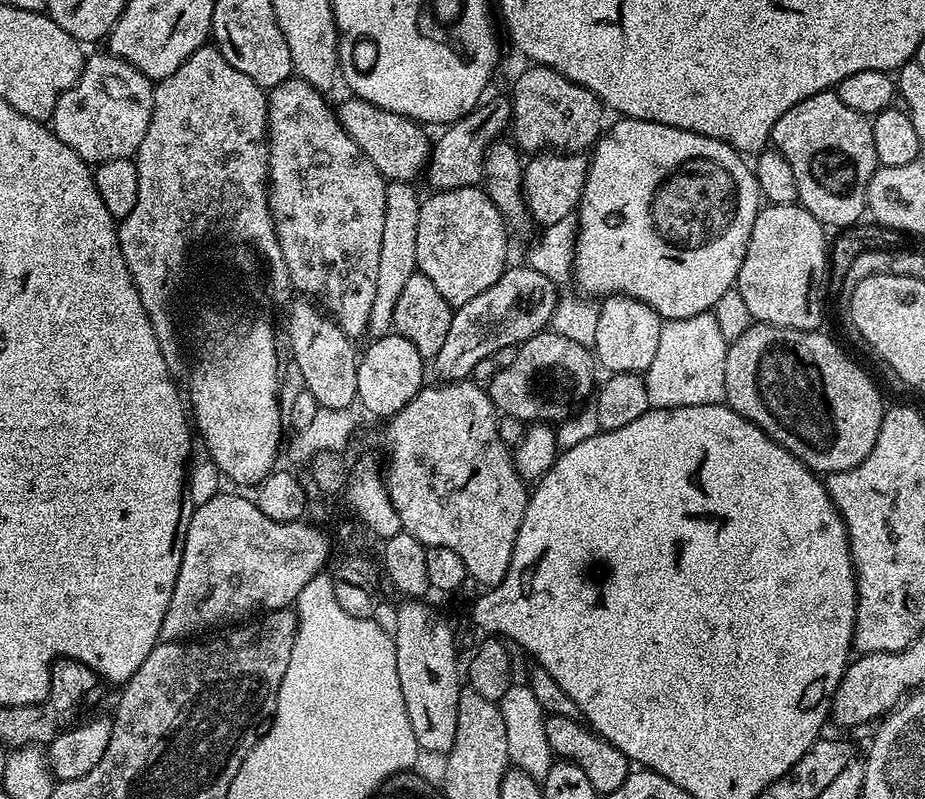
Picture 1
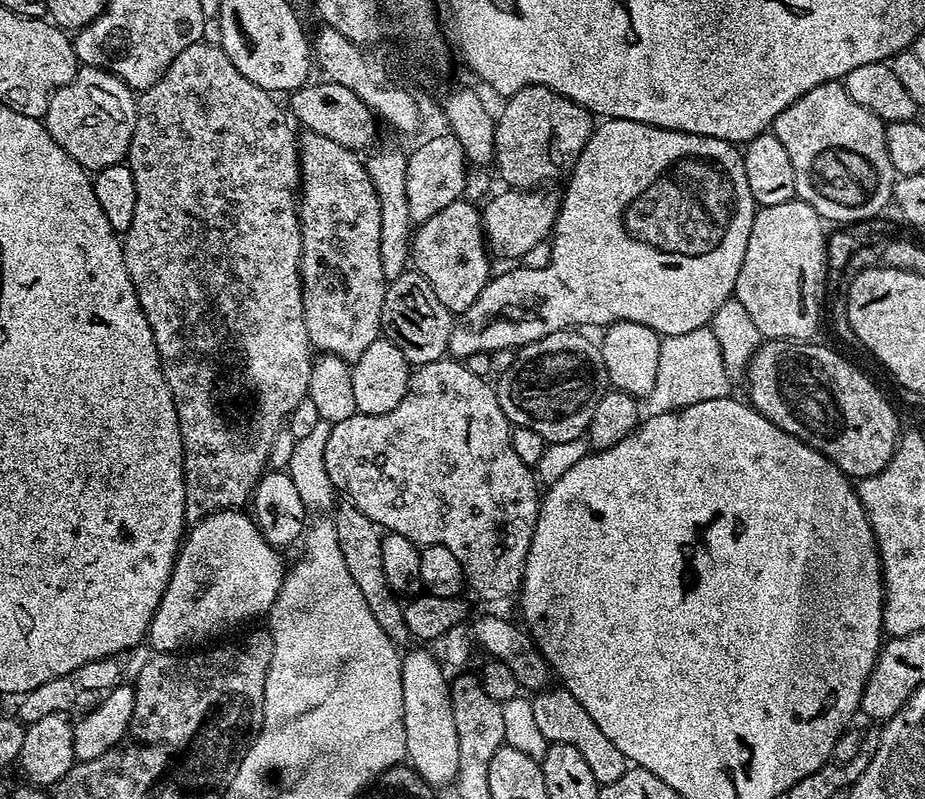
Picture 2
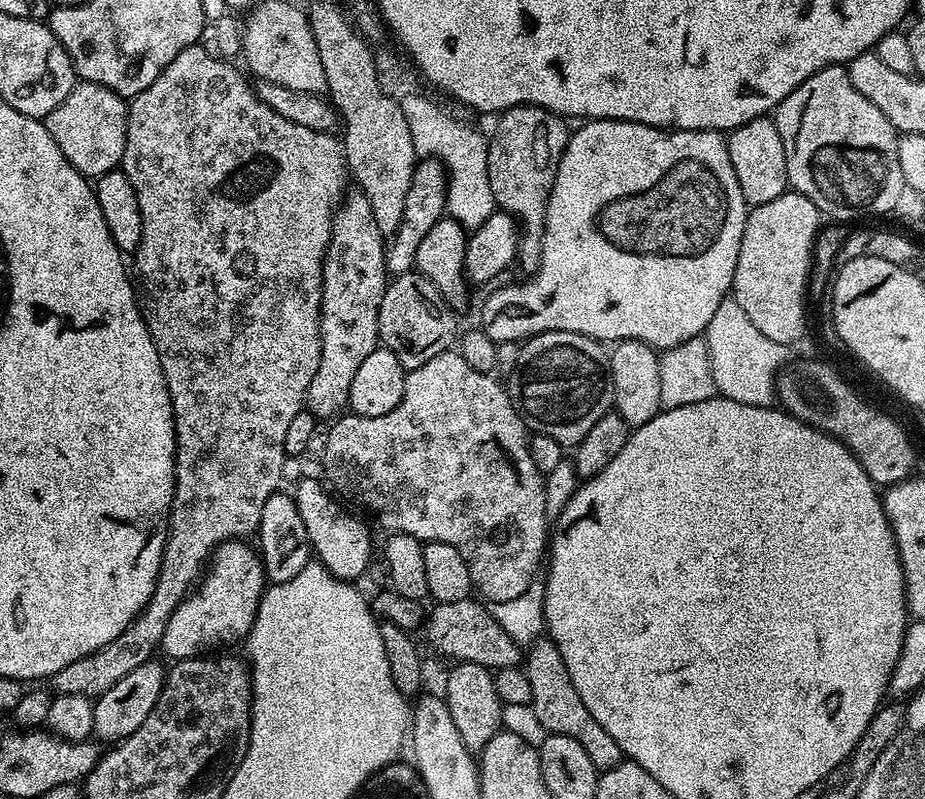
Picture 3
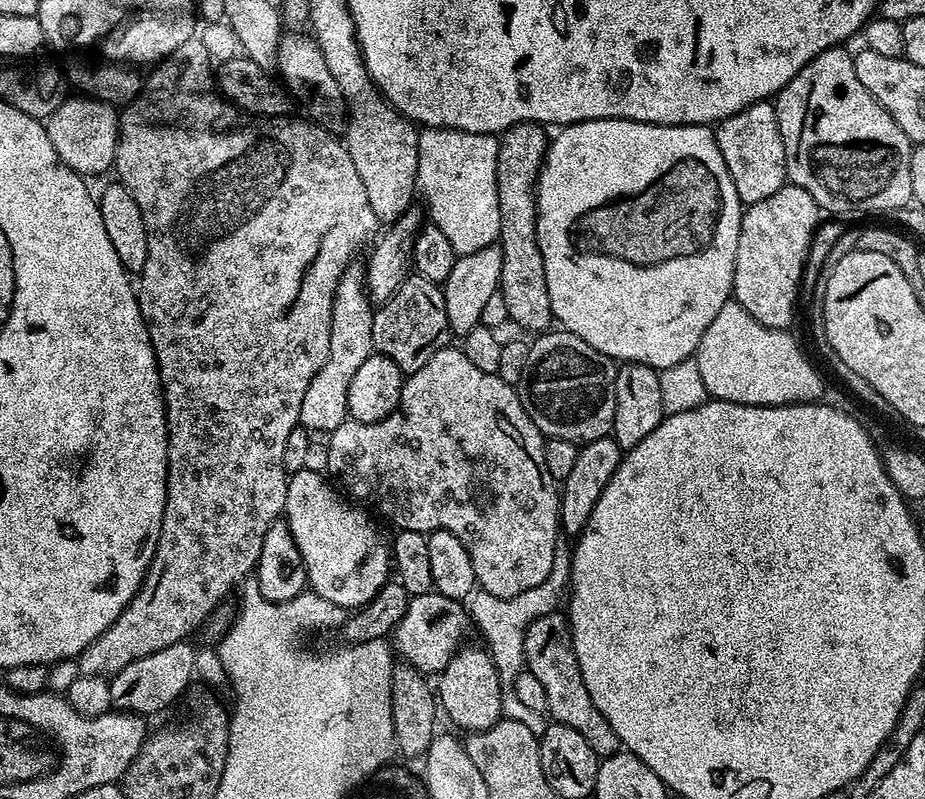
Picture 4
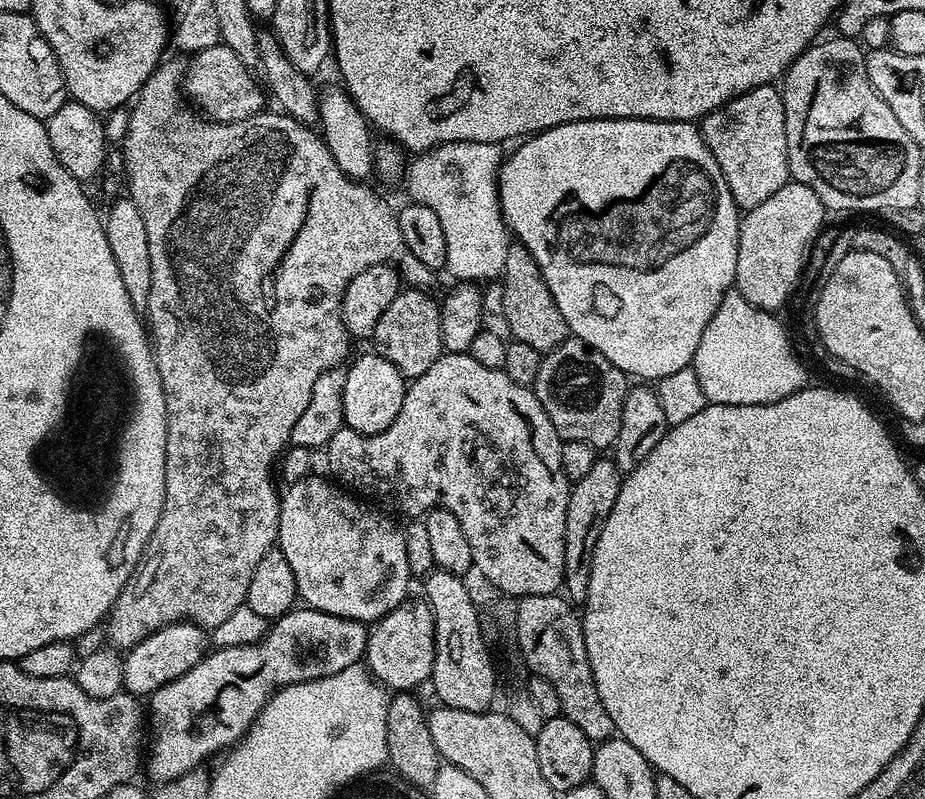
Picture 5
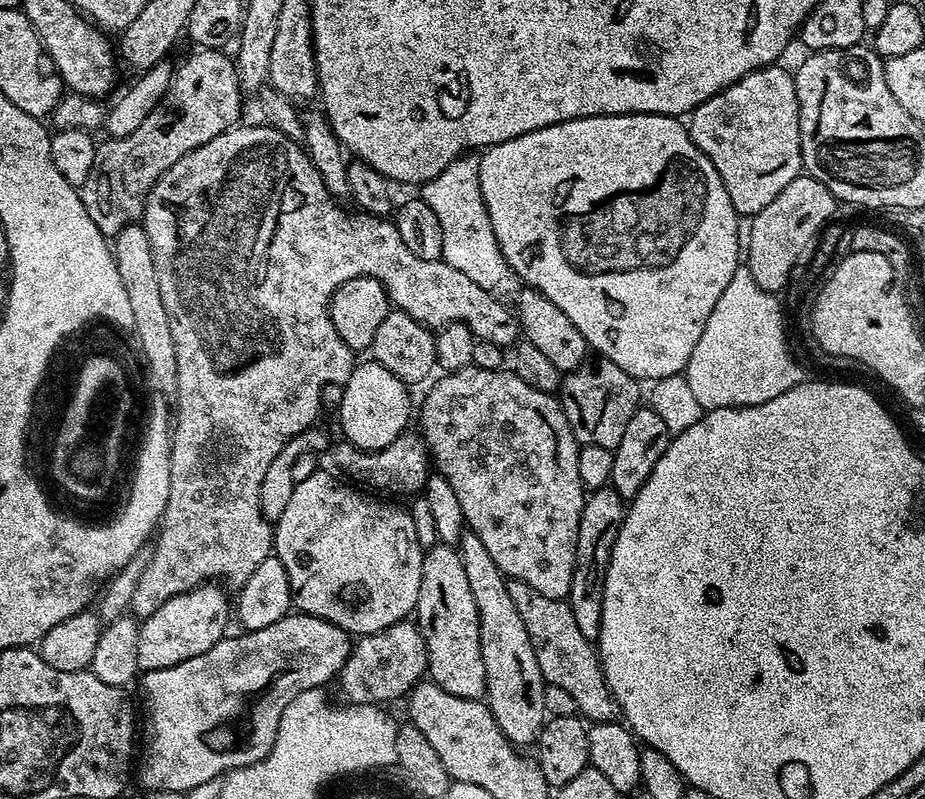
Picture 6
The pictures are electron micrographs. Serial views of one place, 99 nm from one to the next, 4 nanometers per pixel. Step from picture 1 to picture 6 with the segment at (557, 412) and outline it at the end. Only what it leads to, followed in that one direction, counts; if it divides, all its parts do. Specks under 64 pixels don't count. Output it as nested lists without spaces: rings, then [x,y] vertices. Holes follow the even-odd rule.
[[[604,357],[596,358],[593,364],[585,362],[579,368],[565,371],[559,381],[558,399],[577,441],[614,450],[626,423],[640,406],[642,392],[640,396],[638,388],[639,383],[632,376]]]

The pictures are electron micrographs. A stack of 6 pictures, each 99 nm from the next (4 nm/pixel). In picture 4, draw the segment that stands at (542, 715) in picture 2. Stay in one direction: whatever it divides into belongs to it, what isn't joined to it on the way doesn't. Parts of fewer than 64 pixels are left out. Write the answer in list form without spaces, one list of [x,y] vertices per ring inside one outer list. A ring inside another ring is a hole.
[[[557,610],[550,614],[543,614],[529,623],[525,634],[524,663],[526,669],[534,674],[539,682],[542,682],[542,687],[546,690],[546,712],[555,723],[565,724],[578,730],[578,734],[582,734],[582,738],[586,738],[590,750],[594,750],[594,754],[598,757],[612,756],[621,751],[622,745],[618,734],[614,734],[614,729],[611,728],[610,722],[606,722],[602,710],[598,710],[598,706],[594,706],[594,701],[591,700],[590,693],[586,690],[586,682],[582,682],[582,670],[578,670],[578,658],[574,654],[572,631],[568,629],[568,618],[563,611]]]

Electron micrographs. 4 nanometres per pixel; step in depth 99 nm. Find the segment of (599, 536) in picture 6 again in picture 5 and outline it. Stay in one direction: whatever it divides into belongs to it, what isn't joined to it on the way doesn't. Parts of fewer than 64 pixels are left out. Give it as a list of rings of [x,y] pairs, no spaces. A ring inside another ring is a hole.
[[[598,458],[586,473],[586,478],[575,481],[570,488],[570,502],[566,510],[566,562],[564,563],[563,591],[573,605],[583,605],[590,586],[592,551],[598,542],[598,534],[618,502],[618,490],[622,473],[615,459]]]

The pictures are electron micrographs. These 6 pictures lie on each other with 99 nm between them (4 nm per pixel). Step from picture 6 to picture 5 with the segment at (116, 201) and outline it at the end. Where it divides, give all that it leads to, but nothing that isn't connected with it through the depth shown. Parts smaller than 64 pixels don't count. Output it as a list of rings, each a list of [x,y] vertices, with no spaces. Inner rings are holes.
[[[219,42],[210,46],[209,49],[202,49],[189,60],[192,61],[187,61],[186,64],[183,91],[197,109],[201,108],[199,111],[207,119],[229,124],[239,120],[248,120],[265,111],[266,92],[261,81],[259,84],[254,78],[256,77],[254,72],[247,69],[238,55],[234,54],[234,51],[227,48],[224,43]]]

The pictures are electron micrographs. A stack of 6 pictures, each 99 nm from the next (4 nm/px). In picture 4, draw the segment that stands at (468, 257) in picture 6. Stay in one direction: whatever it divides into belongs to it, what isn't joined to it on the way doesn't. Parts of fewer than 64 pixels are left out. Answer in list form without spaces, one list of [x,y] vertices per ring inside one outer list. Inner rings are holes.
[[[424,128],[419,131],[418,142],[418,174],[416,175],[417,195],[423,198],[425,211],[427,212],[429,221],[435,224],[436,228],[442,230],[442,234],[450,239],[451,245],[457,255],[466,253],[476,253],[479,249],[491,247],[500,236],[501,214],[498,209],[498,192],[497,192],[497,160],[498,150],[500,149],[499,139],[489,132],[472,132],[454,130],[453,128]]]

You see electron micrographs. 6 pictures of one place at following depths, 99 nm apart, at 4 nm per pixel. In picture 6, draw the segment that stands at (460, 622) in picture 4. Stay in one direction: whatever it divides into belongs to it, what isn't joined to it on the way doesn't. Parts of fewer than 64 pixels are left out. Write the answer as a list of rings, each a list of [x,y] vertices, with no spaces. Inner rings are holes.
[[[403,620],[392,624],[386,630],[375,632],[372,635],[359,637],[352,647],[345,667],[338,676],[345,696],[352,704],[386,704],[388,700],[405,697],[418,684],[427,673],[428,651],[420,629],[410,620]]]

